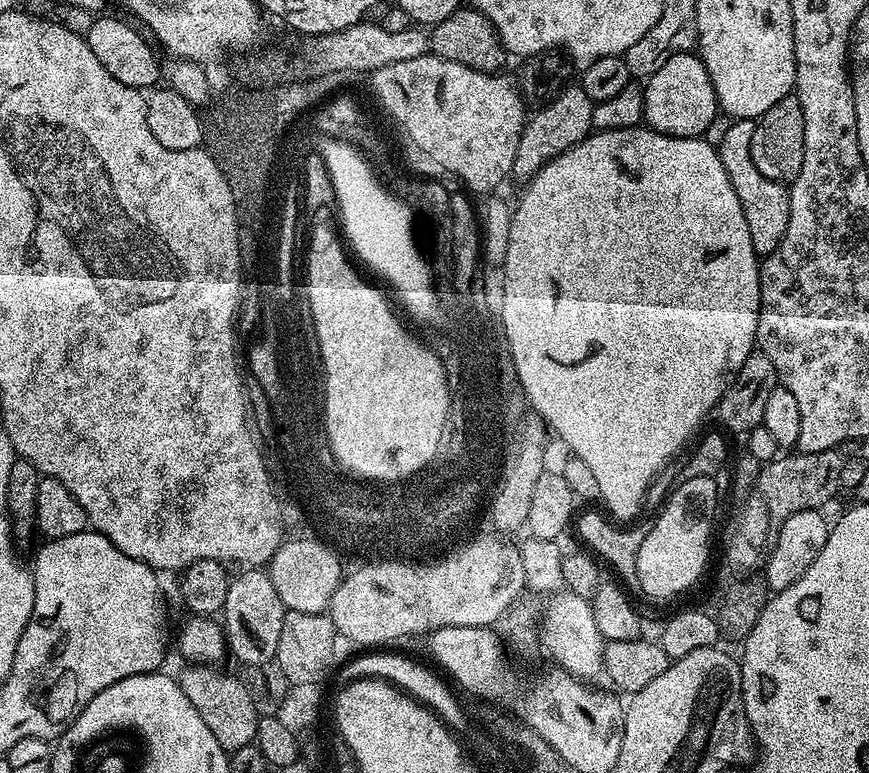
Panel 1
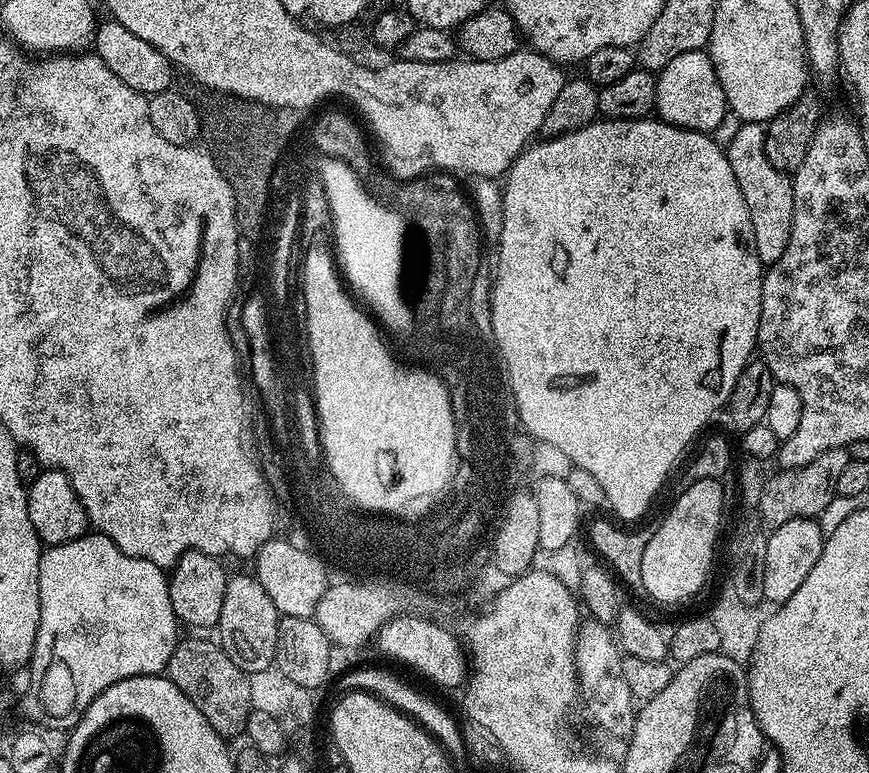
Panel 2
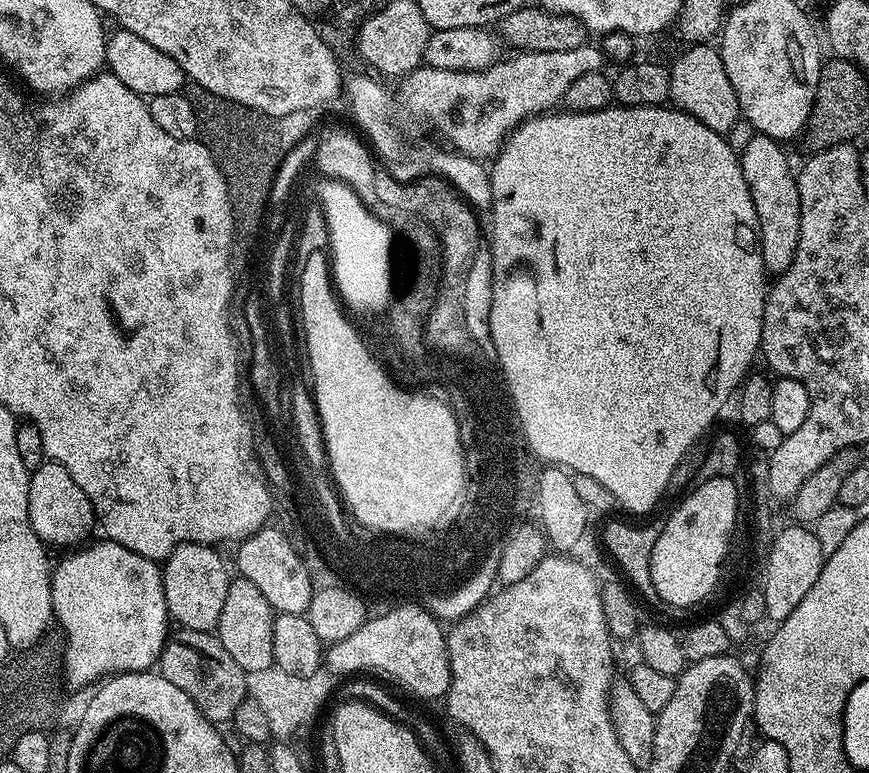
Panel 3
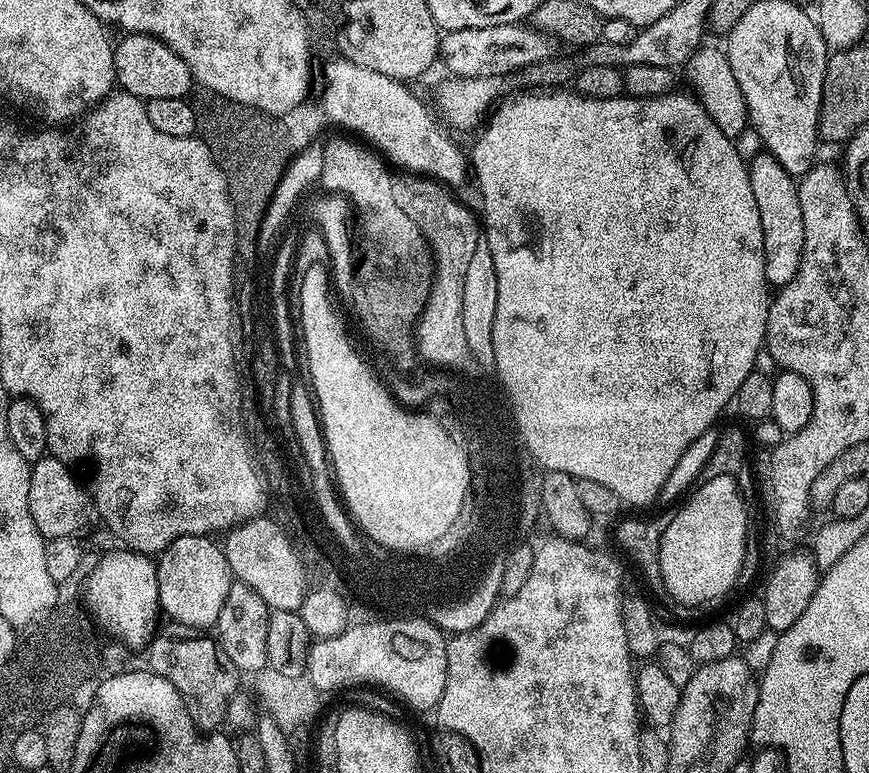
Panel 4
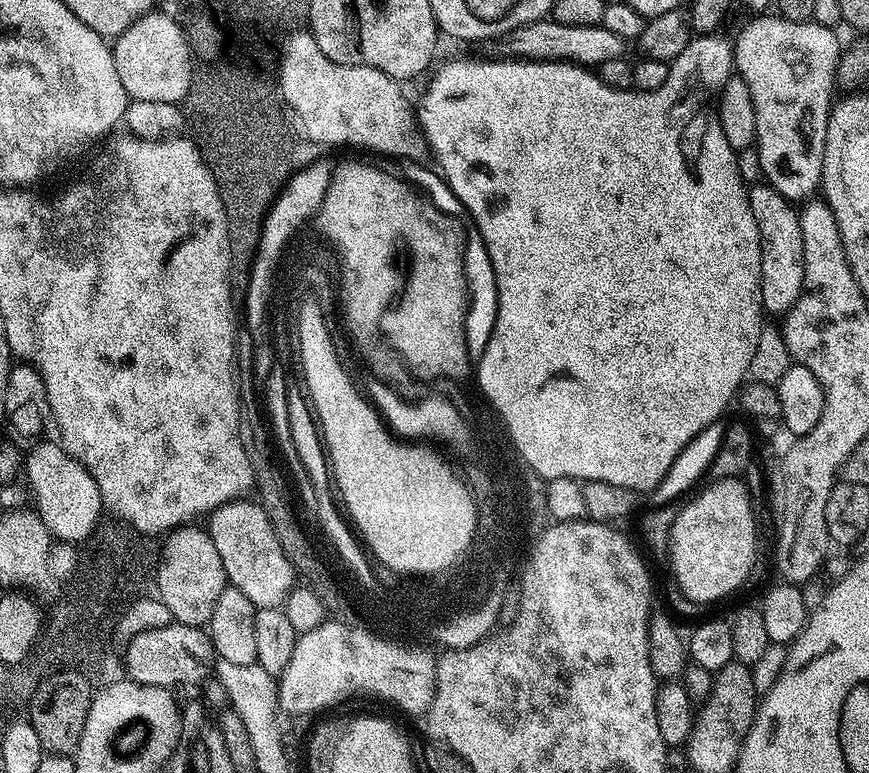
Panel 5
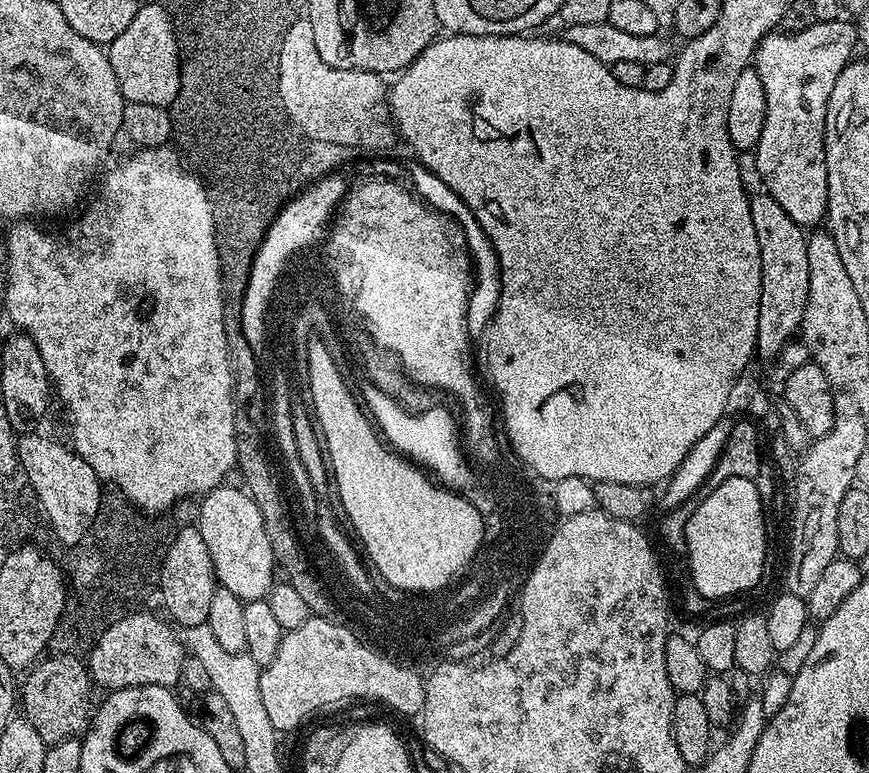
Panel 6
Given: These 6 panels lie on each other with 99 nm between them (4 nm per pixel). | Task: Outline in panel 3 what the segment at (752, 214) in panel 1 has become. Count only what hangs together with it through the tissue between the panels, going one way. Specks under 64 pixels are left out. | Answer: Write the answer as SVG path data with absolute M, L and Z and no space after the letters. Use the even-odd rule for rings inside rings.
M754 134L738 154L750 198L754 198L754 210L760 227L760 253L764 271L768 274L782 273L790 262L794 262L794 250L798 250L800 233L797 173L788 165L788 156L780 148L783 148L781 141Z

